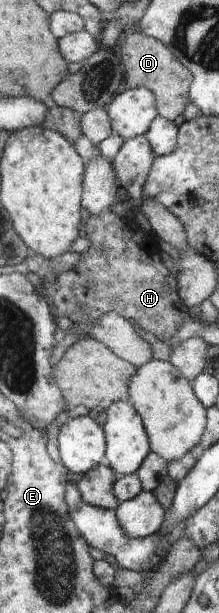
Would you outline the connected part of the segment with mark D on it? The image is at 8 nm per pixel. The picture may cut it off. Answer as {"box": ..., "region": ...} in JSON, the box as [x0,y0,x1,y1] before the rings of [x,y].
{"box":[119,28,194,121],"region":[[[137,28],[127,30],[124,42],[119,48],[124,64],[127,65],[126,88],[151,89],[155,93],[158,114],[171,121],[178,118],[184,112],[184,104],[188,104],[190,82],[194,82],[190,70],[162,41],[145,35]]]}

